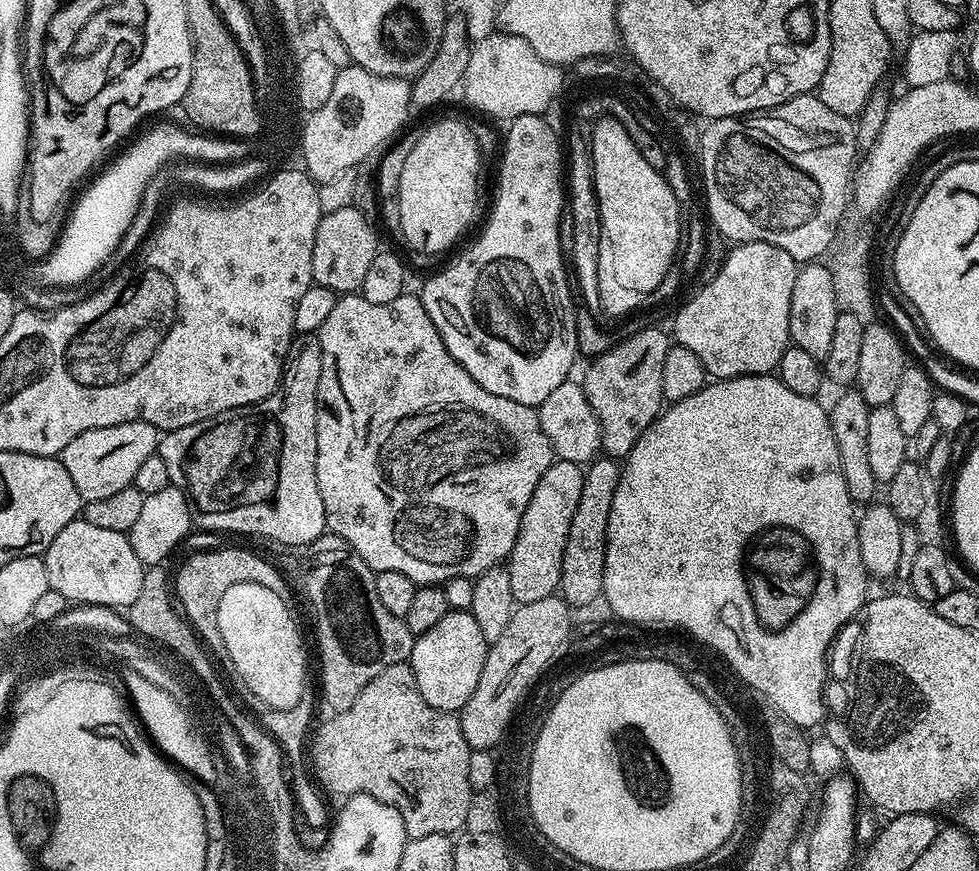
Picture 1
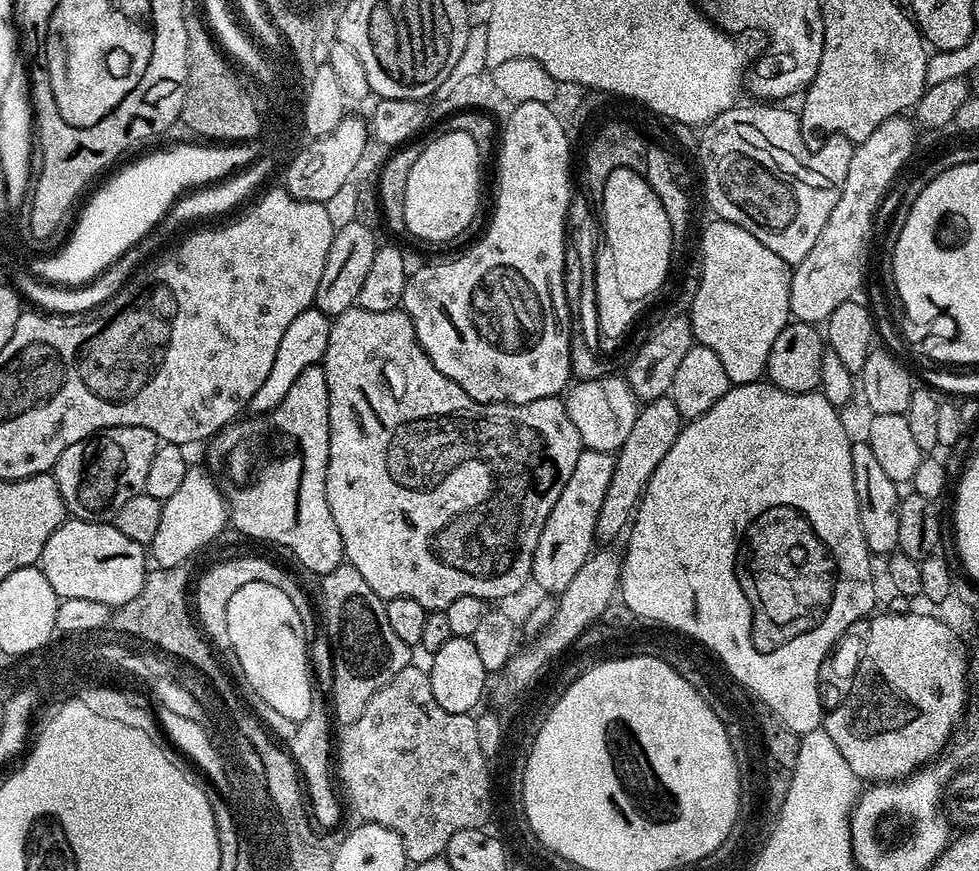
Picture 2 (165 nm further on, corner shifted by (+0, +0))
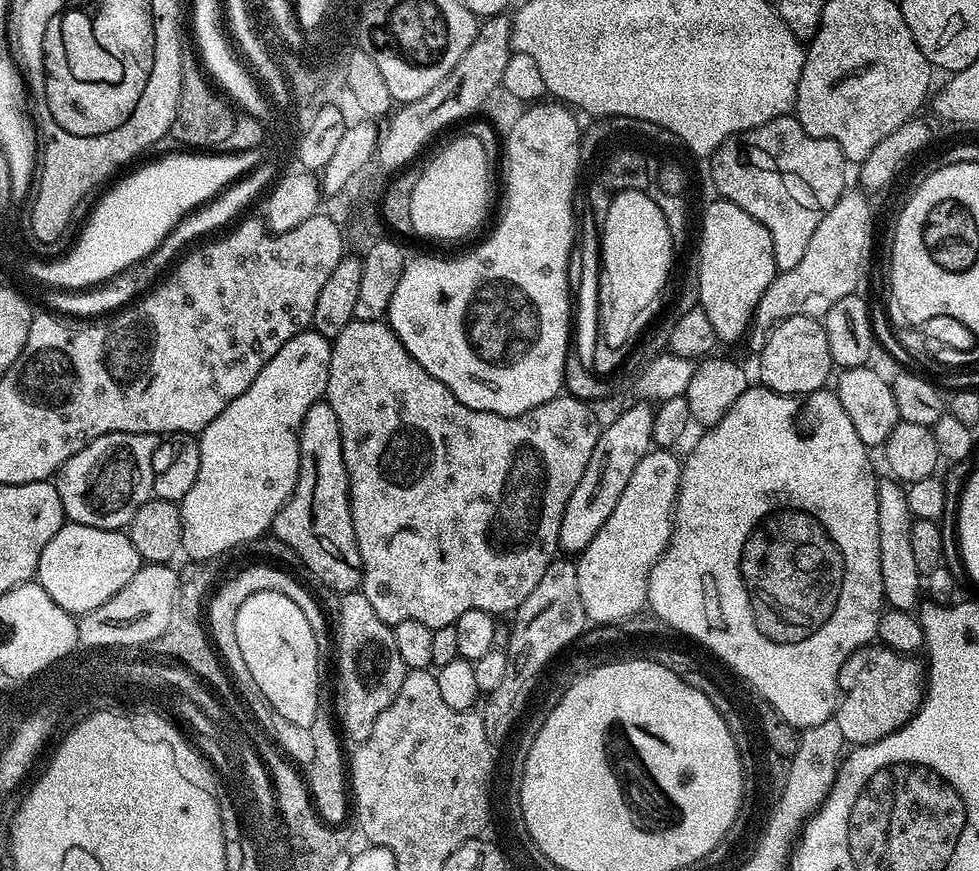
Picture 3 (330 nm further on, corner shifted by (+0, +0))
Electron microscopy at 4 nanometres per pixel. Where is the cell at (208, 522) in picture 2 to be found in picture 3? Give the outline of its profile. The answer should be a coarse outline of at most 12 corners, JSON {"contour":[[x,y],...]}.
{"contour":[[299,332],[199,433],[193,561],[271,529],[331,343]]}

